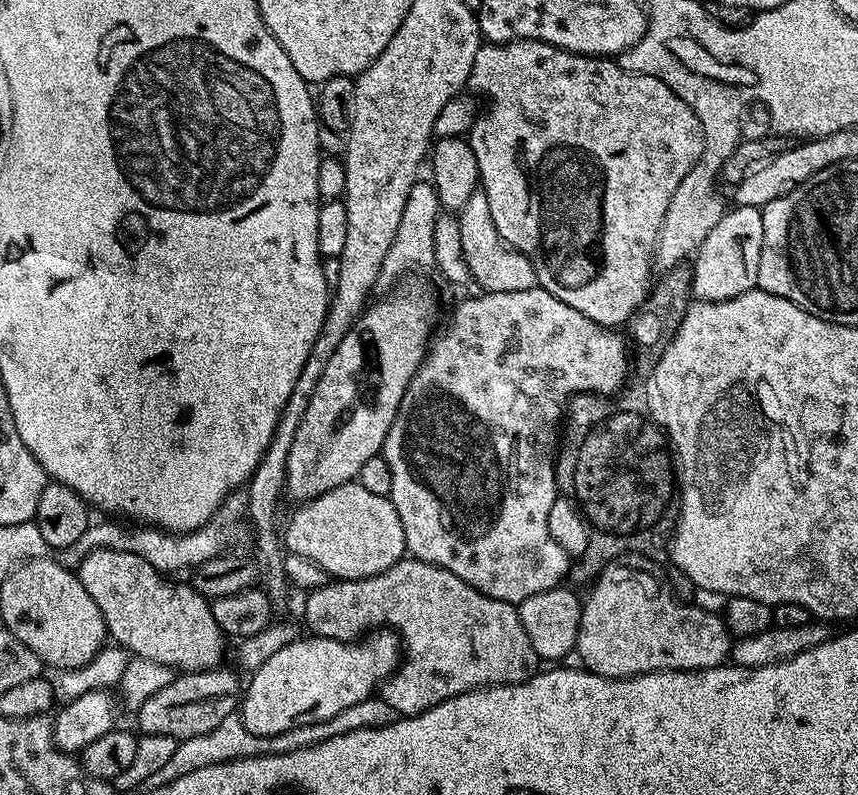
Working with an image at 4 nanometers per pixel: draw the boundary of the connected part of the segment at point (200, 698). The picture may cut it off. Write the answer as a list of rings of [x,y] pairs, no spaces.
[[[216,670],[180,674],[177,675],[177,680],[150,693],[136,712],[136,720],[141,728],[139,731],[150,736],[166,734],[179,742],[214,730],[227,715],[235,713],[238,708],[238,700],[237,697],[232,697],[231,686],[216,684],[220,674]]]

